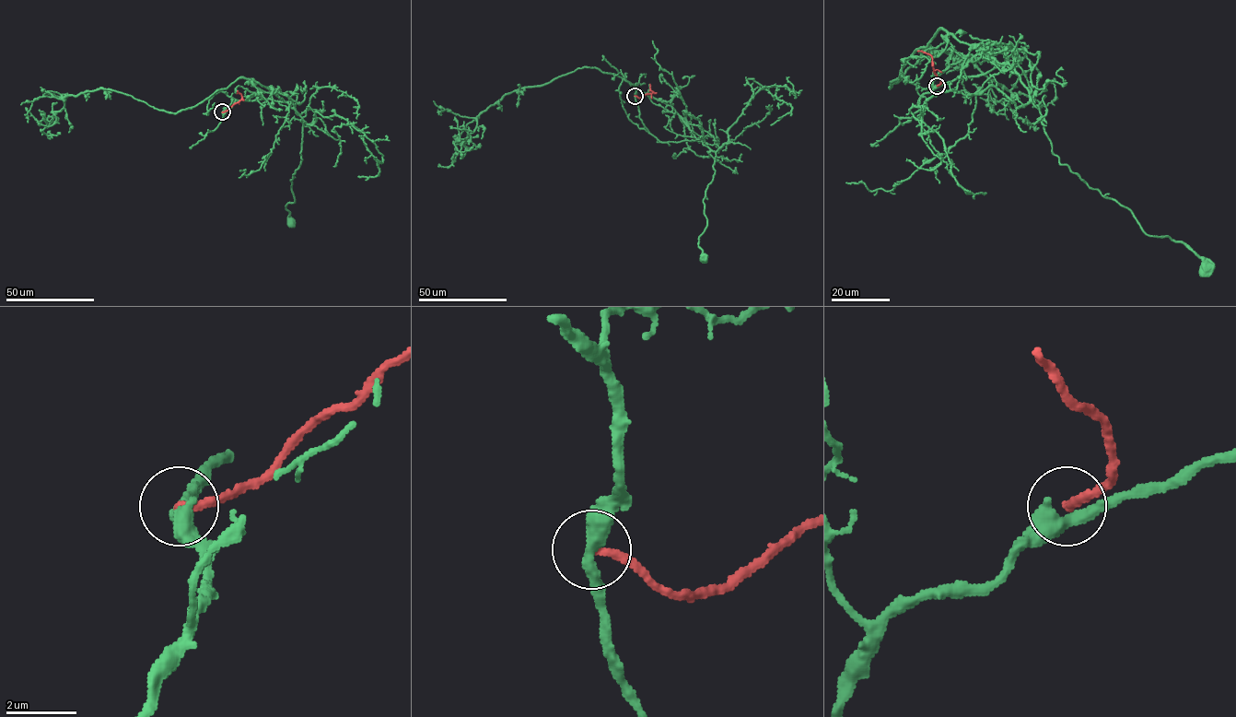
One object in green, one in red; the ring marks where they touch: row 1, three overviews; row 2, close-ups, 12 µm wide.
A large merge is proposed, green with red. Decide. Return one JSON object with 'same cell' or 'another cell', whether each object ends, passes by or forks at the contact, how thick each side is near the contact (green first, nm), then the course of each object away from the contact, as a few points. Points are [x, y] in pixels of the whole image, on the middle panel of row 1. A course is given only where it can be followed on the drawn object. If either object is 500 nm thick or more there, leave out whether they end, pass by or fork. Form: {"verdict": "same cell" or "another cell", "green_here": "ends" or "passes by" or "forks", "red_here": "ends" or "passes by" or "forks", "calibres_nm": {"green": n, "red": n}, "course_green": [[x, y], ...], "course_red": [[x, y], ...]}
{"verdict": "another cell", "green_here": "passes by", "red_here": "ends", "calibres_nm": {"green": 380, "red": 240}, "course_green": [[635, 96], [640, 119], [660, 141], [700, 140], [715, 152], [703, 200], [706, 227], [698, 246], [704, 258]], "course_red": [[635, 96], [641, 98], [654, 92], [650, 84]]}

